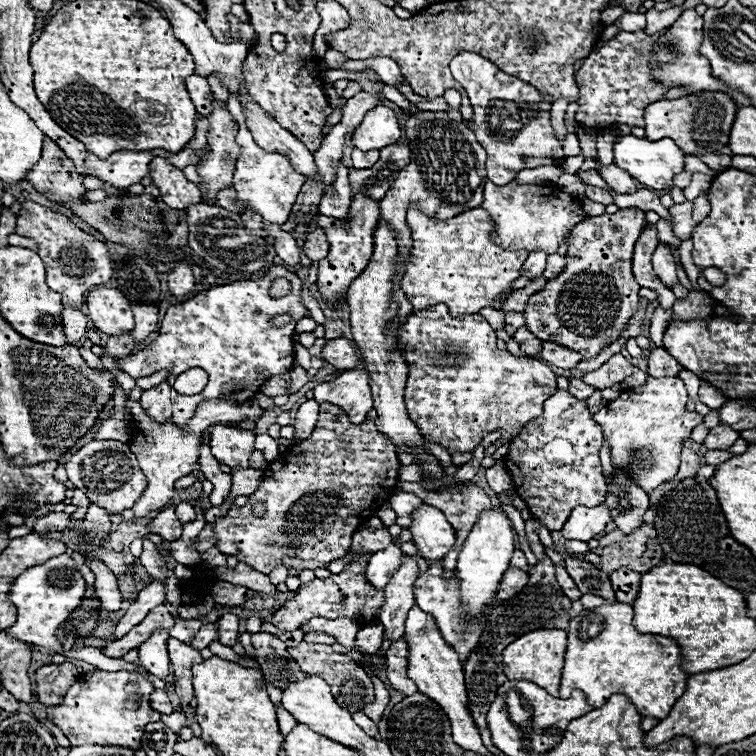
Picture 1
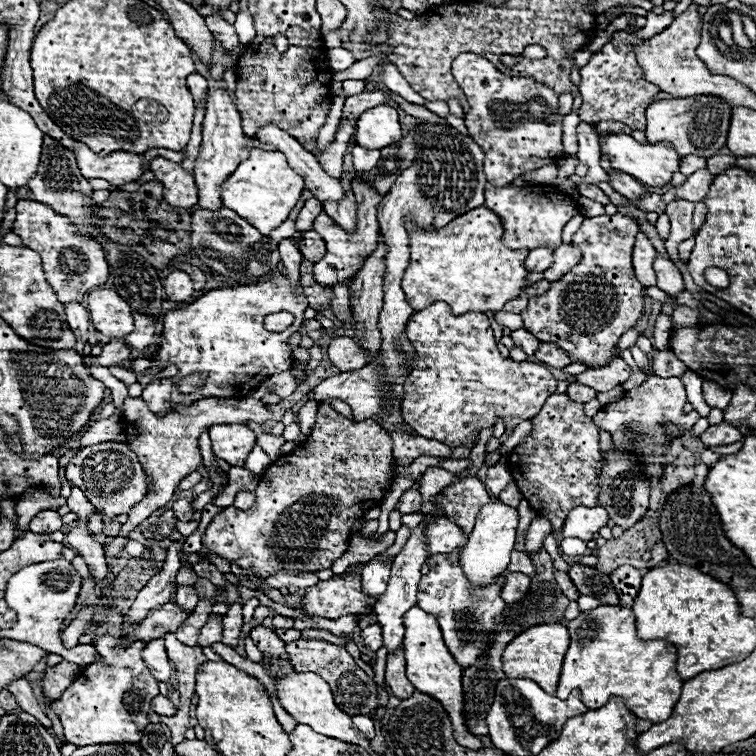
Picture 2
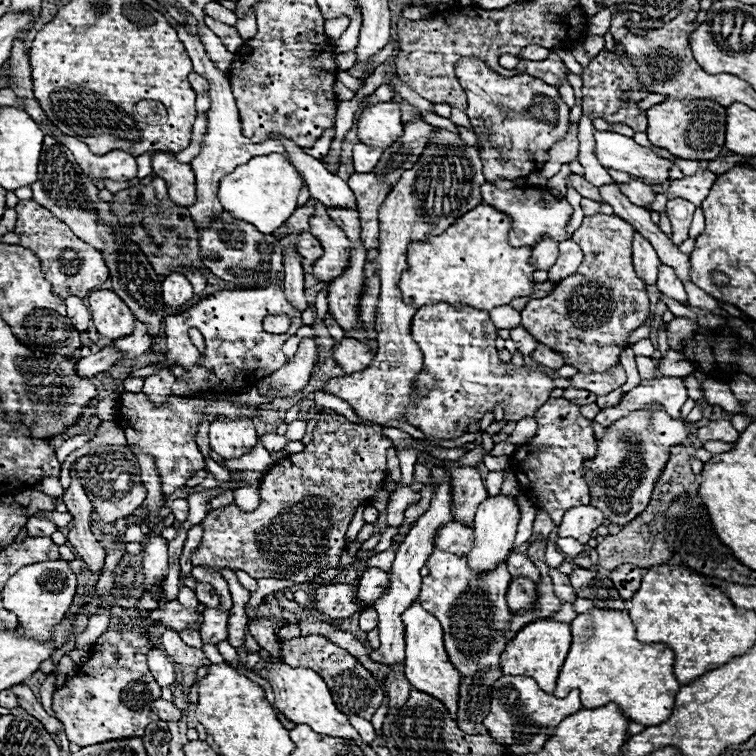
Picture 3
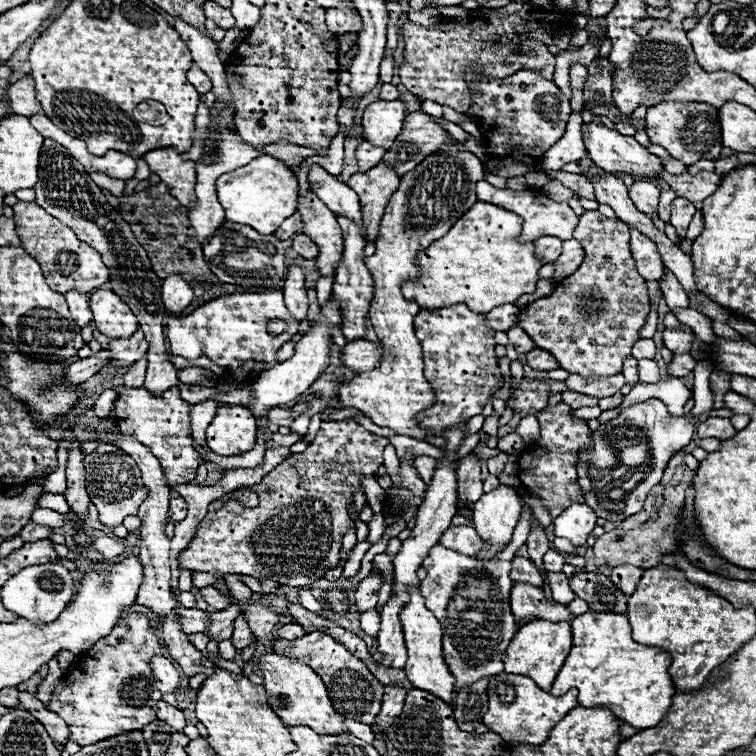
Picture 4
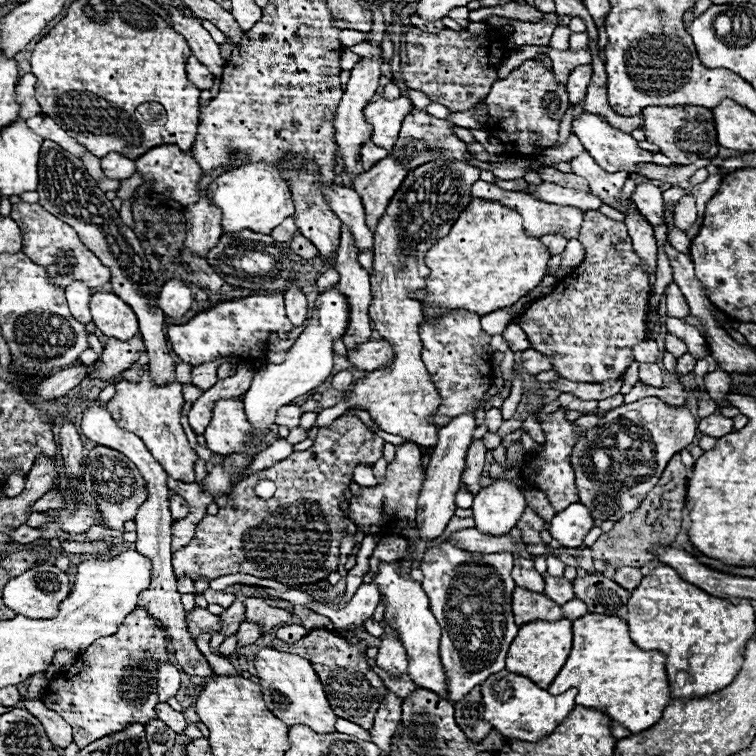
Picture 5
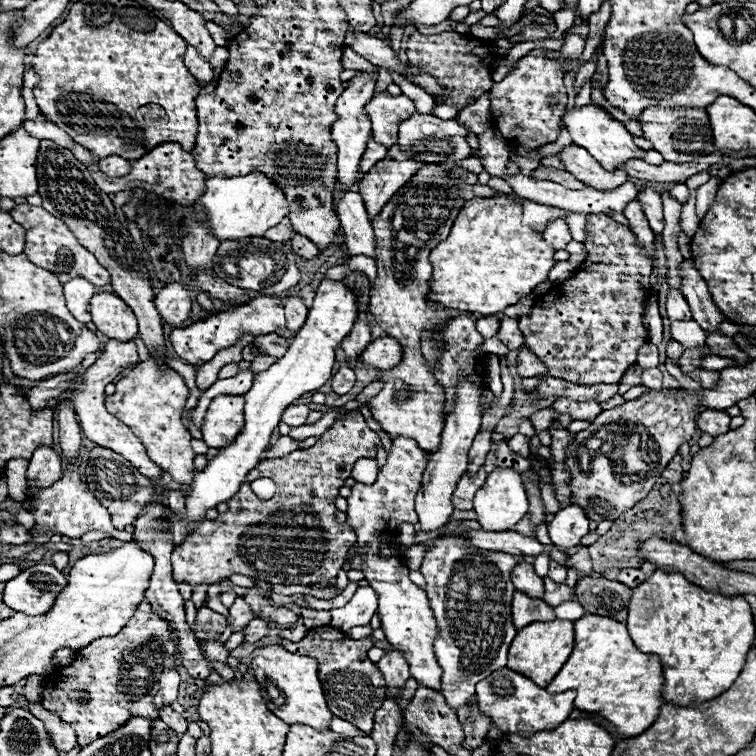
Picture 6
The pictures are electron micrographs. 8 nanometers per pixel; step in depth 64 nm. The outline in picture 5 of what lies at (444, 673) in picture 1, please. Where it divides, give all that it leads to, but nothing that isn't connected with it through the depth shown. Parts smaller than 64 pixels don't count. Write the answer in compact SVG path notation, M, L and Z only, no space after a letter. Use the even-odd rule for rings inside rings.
M380 562L378 572L372 576L372 582L378 586L384 598L384 610L386 610L384 620L396 632L396 638L406 648L408 676L414 680L418 688L426 688L426 690L440 694L442 698L448 698L444 694L444 668L440 666L438 646L436 646L436 642L440 642L440 626L430 612L426 592L422 590L418 582L412 582L400 576L398 562Z

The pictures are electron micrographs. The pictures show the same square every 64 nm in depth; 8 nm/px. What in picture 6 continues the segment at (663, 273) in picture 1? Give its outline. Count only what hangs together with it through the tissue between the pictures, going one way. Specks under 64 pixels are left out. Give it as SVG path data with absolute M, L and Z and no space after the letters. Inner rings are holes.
M670 290L668 292L666 308L668 308L668 318L670 320L692 320L690 308L688 308L684 296L678 290Z

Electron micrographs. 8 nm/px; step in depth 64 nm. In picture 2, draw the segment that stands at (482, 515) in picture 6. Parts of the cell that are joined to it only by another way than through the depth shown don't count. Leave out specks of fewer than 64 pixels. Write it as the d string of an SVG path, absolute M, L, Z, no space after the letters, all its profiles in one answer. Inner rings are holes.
M492 500L484 504L476 516L476 526L470 532L470 540L460 554L460 564L464 566L464 574L472 578L472 582L492 582L496 574L502 574L510 562L510 552L514 550L518 526L518 512L500 500Z

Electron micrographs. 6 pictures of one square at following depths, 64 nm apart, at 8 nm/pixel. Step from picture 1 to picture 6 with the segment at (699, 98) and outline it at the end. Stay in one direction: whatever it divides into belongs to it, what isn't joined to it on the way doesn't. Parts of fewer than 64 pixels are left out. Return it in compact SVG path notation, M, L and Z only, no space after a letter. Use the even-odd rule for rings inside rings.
M650 106L640 116L640 126L644 132L644 138L654 144L654 150L658 150L666 162L684 164L698 160L704 154L710 154L716 150L710 130L710 120L704 108L660 108Z

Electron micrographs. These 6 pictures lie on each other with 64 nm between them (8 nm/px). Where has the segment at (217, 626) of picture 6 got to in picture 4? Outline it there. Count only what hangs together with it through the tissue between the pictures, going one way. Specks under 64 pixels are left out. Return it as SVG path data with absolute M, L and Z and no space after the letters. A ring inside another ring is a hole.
M178 606L178 612L180 612L180 624L182 624L182 630L184 630L186 634L206 632L206 628L210 626L210 618L208 618L208 612L204 612L204 610Z

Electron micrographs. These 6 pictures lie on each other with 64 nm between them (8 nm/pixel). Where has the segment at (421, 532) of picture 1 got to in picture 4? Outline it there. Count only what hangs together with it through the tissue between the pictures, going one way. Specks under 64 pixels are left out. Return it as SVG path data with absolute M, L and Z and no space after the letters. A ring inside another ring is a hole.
M450 526L442 534L440 544L452 550L460 550L462 554L472 554L472 556L476 556L484 548L484 540L476 534L472 526Z

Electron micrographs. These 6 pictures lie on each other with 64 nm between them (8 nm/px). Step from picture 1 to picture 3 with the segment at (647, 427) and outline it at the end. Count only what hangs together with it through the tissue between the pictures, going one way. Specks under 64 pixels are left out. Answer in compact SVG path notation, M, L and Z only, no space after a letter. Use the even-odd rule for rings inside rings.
M654 378L654 380L642 380L640 386L632 388L628 394L624 394L622 402L612 406L612 408L604 408L594 422L602 424L602 426L610 426L616 418L622 418L624 414L638 410L640 406L648 406L648 402L660 402L664 404L664 410L672 416L672 418L680 418L684 422L698 422L702 418L702 404L698 402L694 406L694 410L682 418L680 416L680 408L682 404L688 400L686 396L686 386L682 382L682 378Z

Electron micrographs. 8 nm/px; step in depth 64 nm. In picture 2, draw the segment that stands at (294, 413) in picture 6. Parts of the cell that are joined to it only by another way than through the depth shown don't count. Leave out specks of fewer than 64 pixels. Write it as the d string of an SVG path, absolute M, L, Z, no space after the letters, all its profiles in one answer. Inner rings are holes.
M128 396L124 400L124 426L126 426L126 444L138 454L142 468L152 478L156 490L150 490L144 496L144 502L138 502L128 514L128 522L122 526L122 532L130 532L142 524L154 510L162 508L172 500L172 494L182 478L192 474L202 466L202 456L198 450L198 436L216 422L266 422L272 418L272 412L266 410L258 398L216 398L208 397L192 402L190 406L176 406L168 414L154 414L148 410L148 404L142 398Z

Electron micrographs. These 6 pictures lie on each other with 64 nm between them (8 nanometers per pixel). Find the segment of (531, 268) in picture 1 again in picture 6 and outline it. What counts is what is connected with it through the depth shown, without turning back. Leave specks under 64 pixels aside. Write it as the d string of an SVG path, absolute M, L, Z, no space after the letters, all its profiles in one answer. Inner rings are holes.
M556 218L556 220L548 222L546 230L544 230L544 240L548 244L552 244L556 250L564 250L566 244L572 240L566 220L564 218Z

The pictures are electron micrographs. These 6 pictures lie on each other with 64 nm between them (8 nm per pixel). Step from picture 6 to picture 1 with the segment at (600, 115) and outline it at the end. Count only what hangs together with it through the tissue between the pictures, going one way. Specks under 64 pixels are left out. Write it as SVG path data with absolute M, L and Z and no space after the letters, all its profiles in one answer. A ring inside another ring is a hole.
M632 134L620 136L620 138L616 138L616 142L612 146L612 152L614 152L614 164L620 166L622 170L626 170L628 174L632 174L632 178L636 178L646 188L654 188L654 190L672 188L674 186L672 184L674 174L680 174L684 170L684 154L668 138L650 142L646 138L644 140L642 138L636 138Z

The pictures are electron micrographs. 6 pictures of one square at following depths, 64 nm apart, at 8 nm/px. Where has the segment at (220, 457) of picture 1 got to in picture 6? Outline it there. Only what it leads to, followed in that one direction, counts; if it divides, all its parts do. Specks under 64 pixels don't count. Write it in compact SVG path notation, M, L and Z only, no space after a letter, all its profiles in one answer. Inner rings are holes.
M222 394L212 398L202 424L204 442L210 448L228 446L244 424L244 396Z

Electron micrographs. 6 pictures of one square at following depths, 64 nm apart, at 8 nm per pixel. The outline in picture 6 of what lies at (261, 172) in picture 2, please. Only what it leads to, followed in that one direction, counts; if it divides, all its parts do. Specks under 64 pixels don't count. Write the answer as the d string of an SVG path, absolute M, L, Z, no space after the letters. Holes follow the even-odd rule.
M260 172L236 178L208 178L206 192L196 200L196 204L202 206L206 224L220 242L262 236L268 228L280 224L280 220L288 216L288 202L282 190Z

